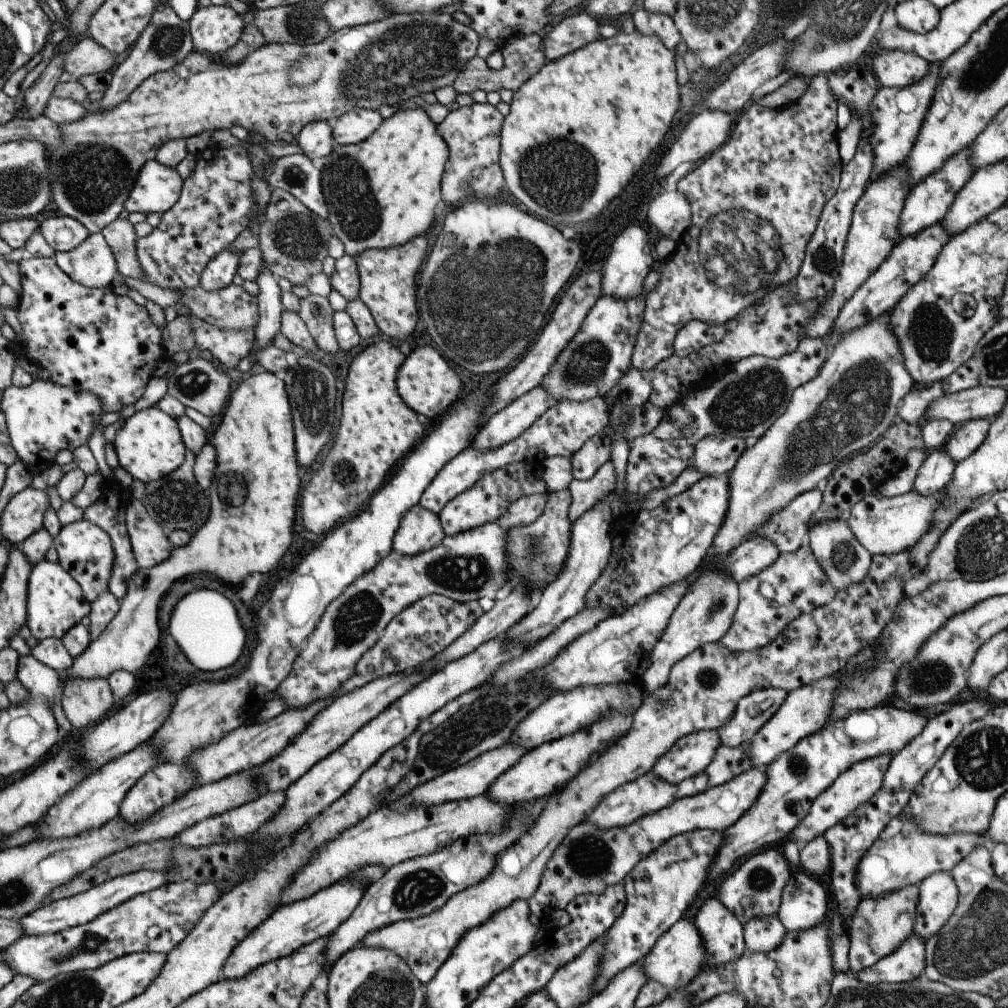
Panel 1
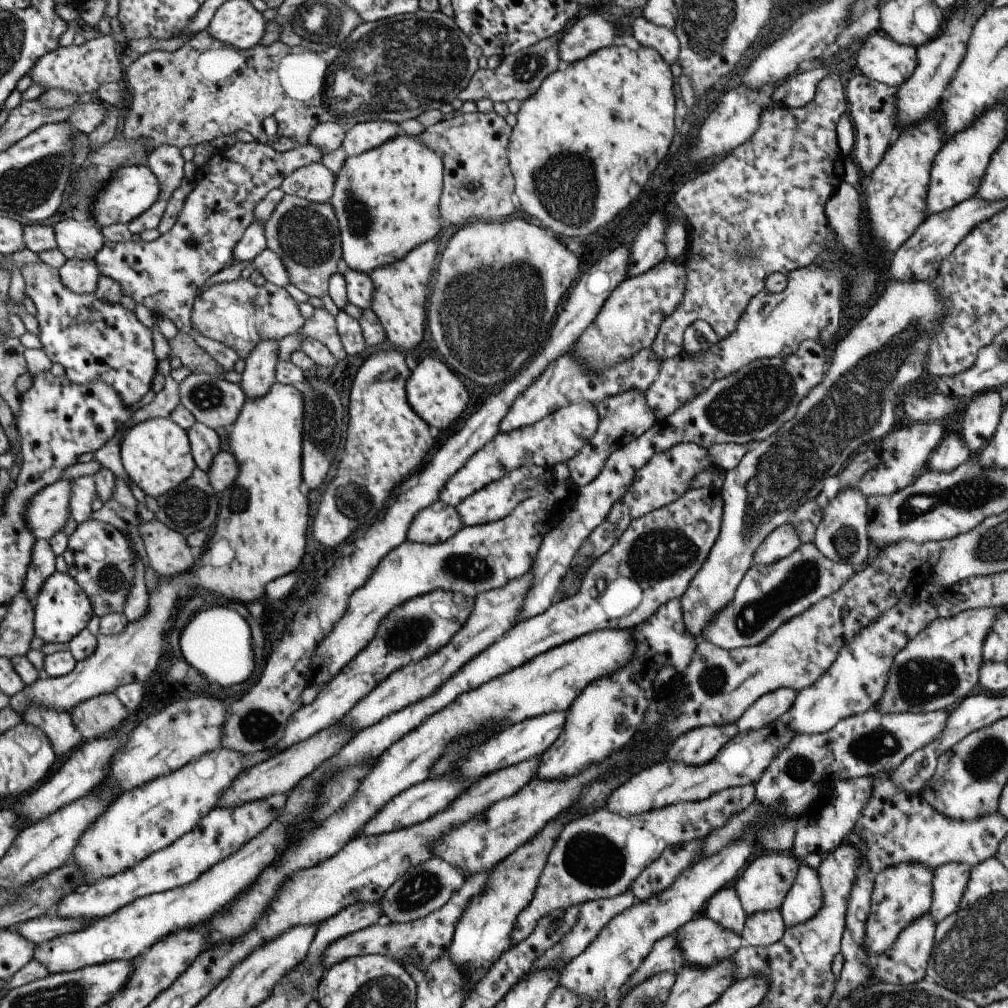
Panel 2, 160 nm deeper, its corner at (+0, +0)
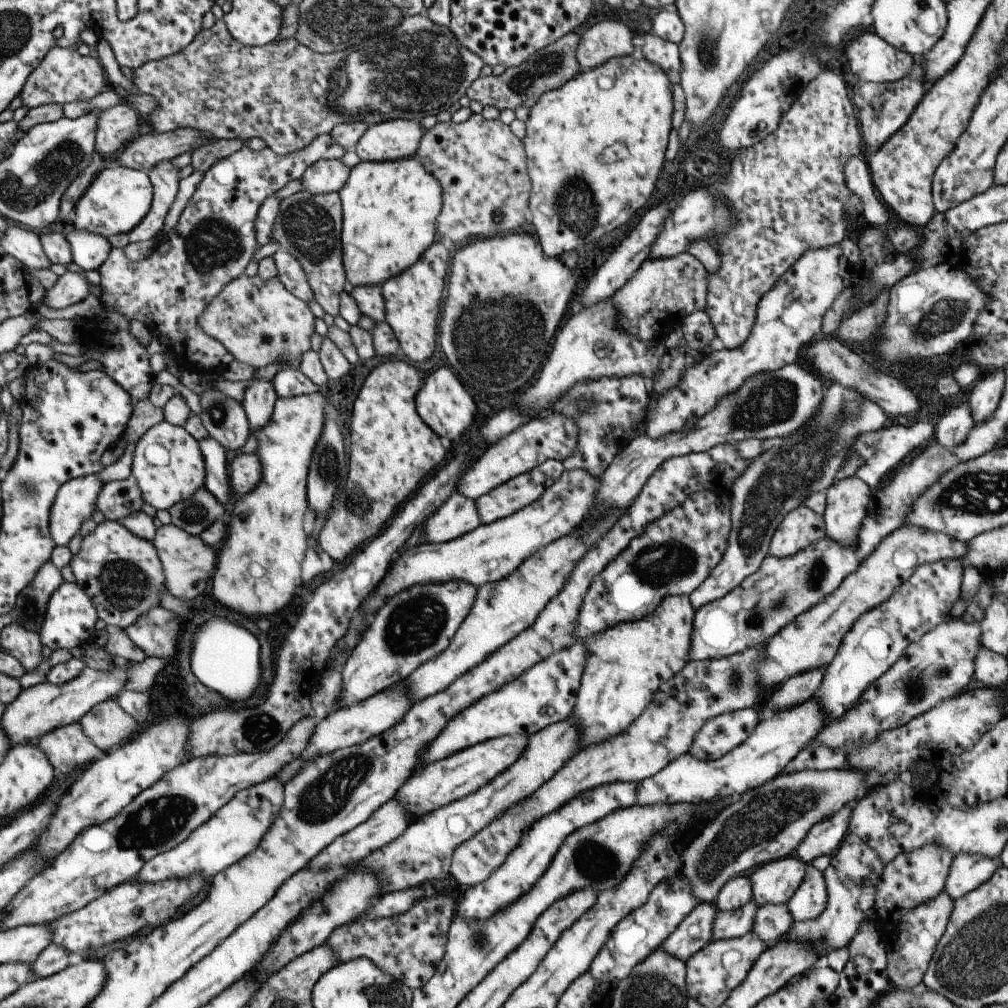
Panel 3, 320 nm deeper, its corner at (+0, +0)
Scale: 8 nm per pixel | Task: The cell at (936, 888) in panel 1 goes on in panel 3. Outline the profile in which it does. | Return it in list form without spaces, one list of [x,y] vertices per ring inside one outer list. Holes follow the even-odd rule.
[[[957,854],[951,860],[942,891],[954,901],[991,878],[999,862],[977,854]]]

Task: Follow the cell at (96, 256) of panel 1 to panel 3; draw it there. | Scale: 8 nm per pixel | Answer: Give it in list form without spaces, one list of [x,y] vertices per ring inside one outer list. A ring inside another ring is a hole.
[[[65,272],[57,278],[54,286],[44,293],[44,306],[61,309],[81,302],[89,294],[85,273]]]

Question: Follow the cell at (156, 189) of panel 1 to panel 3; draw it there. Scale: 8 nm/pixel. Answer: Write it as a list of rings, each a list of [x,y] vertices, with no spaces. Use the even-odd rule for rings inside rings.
[[[106,165],[98,171],[76,203],[75,230],[91,232],[102,238],[113,234],[129,233],[147,215],[152,200],[152,187],[148,174],[125,166]]]

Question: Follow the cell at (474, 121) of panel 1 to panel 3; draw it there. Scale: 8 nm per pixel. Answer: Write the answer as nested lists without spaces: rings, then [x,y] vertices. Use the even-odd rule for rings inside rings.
[[[479,112],[471,114],[461,124],[451,121],[436,123],[421,136],[415,152],[421,165],[437,178],[441,186],[442,206],[434,221],[435,231],[441,238],[449,240],[451,244],[465,244],[473,238],[491,238],[516,231],[525,222],[531,184],[525,170],[523,146],[508,125],[499,120],[485,120]]]

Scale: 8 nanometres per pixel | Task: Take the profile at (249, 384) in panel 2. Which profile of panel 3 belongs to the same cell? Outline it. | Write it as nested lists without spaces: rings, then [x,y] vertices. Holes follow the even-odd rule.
[[[249,380],[243,393],[243,400],[240,404],[247,416],[247,423],[250,432],[265,428],[277,398],[273,384],[263,380]]]

